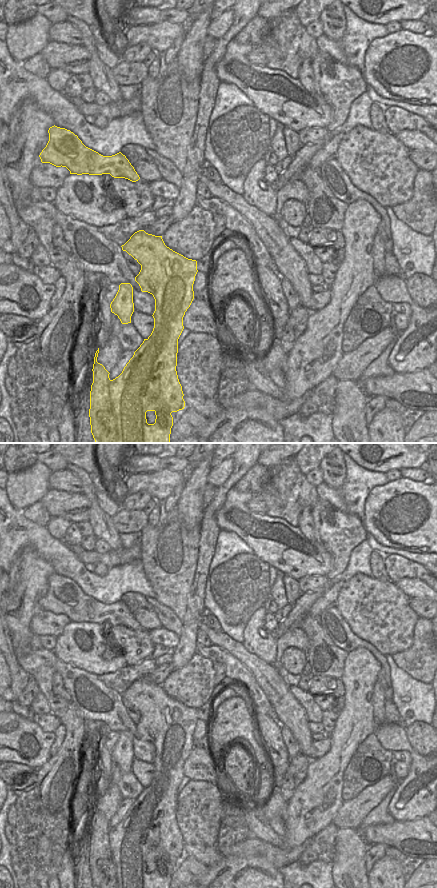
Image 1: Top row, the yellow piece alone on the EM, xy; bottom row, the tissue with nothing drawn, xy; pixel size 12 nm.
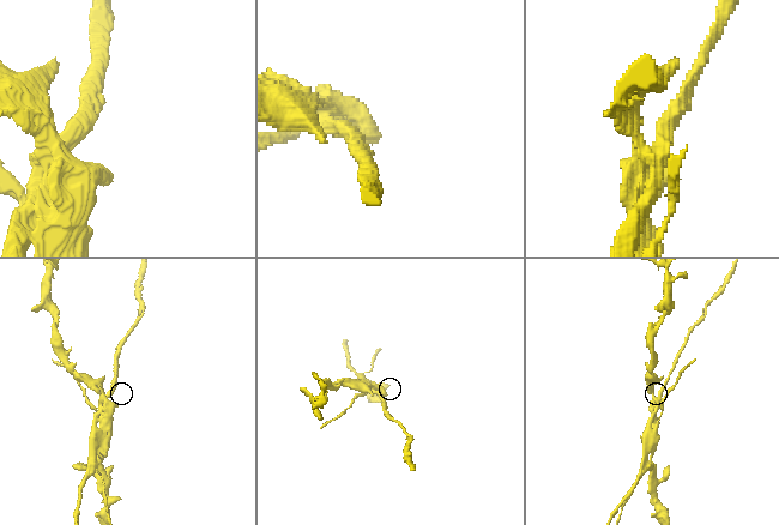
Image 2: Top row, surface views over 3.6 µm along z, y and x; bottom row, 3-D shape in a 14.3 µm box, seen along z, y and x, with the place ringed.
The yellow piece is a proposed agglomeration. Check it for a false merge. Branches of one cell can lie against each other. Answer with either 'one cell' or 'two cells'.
two cells

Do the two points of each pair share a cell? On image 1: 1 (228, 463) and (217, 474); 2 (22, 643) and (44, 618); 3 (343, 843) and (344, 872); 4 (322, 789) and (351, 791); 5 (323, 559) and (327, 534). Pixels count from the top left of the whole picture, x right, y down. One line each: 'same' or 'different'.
1: same
2: different
3: same
4: different
5: different

